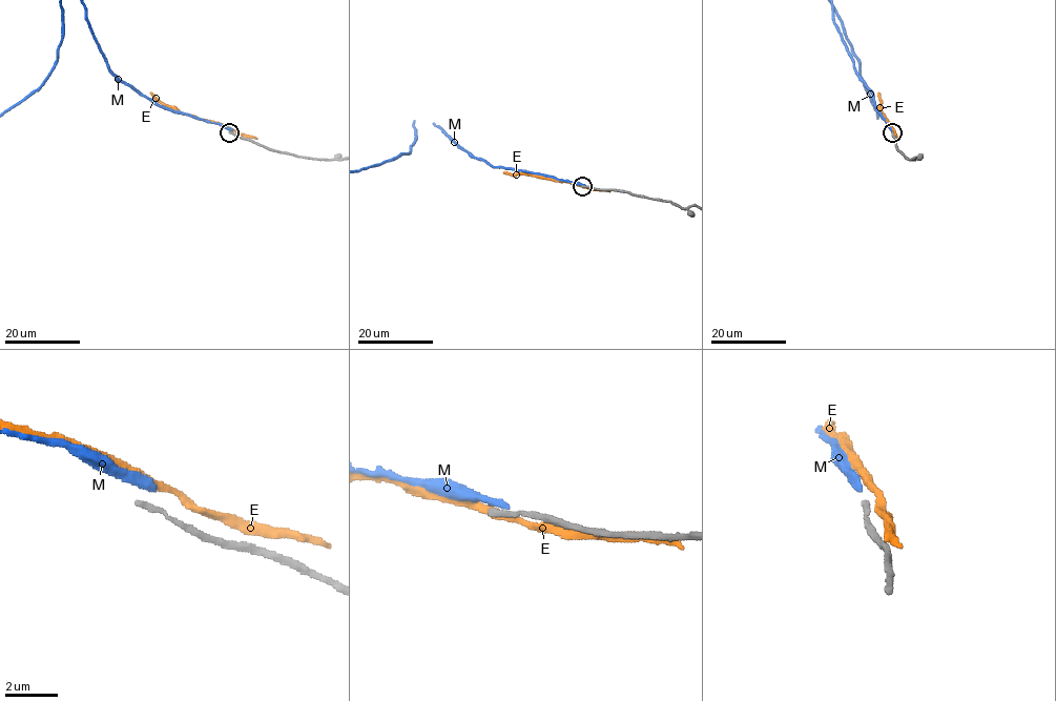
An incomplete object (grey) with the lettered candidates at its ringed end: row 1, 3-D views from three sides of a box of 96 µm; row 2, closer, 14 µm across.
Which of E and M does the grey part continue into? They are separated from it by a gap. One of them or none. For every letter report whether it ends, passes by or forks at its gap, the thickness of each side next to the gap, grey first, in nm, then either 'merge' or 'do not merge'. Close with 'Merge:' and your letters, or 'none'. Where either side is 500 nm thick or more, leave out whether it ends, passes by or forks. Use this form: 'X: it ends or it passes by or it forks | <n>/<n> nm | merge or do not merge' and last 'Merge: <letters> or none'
E: it passes by | 240/320 nm | do not merge
M: it ends | 240/360 nm | do not merge
Merge: none

